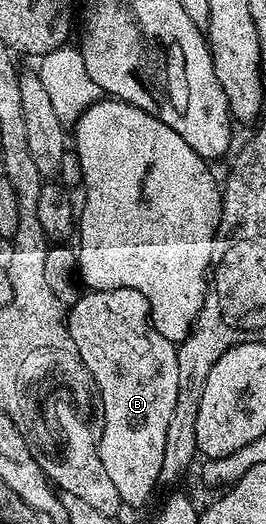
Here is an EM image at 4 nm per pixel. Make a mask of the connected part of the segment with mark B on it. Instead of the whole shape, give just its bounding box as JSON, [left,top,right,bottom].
[66,289,178,505]

